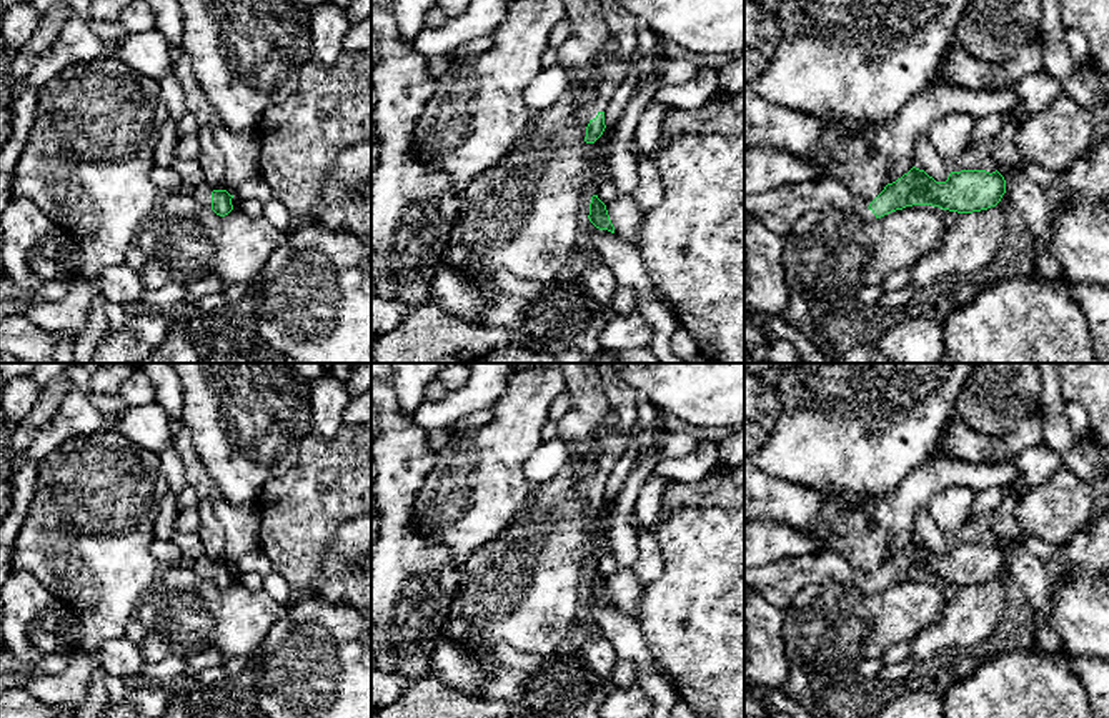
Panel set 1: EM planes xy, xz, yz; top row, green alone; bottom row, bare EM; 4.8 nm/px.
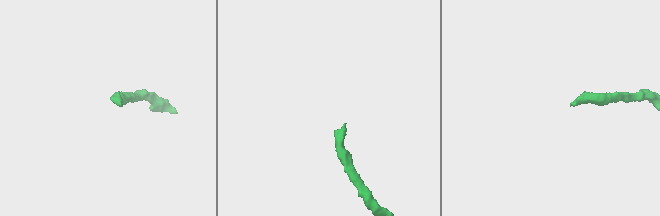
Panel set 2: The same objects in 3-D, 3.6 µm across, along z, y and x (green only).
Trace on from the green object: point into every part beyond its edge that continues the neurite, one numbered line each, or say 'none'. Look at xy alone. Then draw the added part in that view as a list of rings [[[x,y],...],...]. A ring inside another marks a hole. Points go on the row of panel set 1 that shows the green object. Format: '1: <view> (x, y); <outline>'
1: xy (202, 194); [[[203,182],[195,187],[190,193],[196,202],[205,205],[206,208],[211,208],[211,192],[213,188],[206,182]]]

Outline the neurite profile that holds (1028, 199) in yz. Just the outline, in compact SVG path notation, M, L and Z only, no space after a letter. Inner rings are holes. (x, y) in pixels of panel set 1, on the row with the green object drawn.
M997 168L1006 180L1006 197L1024 217L1034 235L1036 277L1042 282L1062 282L1059 260L1047 250L1052 240L1054 207L1046 192L1021 168Z

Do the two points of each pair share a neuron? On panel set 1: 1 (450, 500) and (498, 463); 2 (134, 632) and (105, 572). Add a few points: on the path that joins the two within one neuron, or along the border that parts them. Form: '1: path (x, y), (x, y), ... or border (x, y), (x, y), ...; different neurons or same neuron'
1: path (462, 495), (487, 470); same neuron
2: border (134, 615), (122, 635); different neurons

